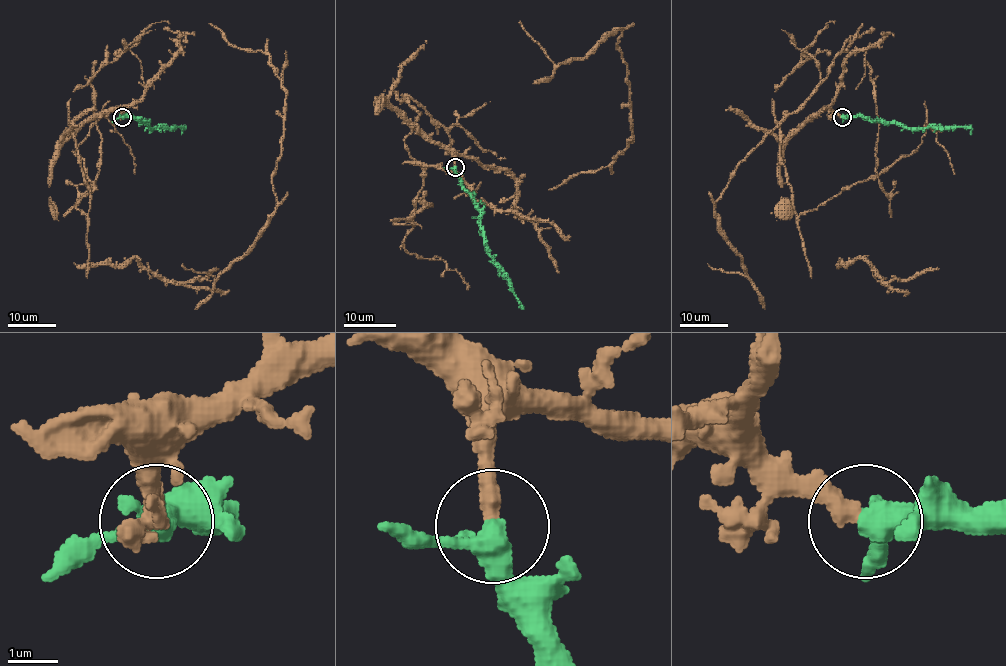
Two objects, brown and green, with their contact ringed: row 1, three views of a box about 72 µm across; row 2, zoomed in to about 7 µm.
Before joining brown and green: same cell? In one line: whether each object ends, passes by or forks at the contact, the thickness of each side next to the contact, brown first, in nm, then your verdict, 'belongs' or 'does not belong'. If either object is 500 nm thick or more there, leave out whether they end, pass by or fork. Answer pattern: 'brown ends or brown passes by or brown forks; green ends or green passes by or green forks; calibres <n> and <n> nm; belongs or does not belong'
brown ends; green passes by; calibres 360 and 440 nm; belongs

